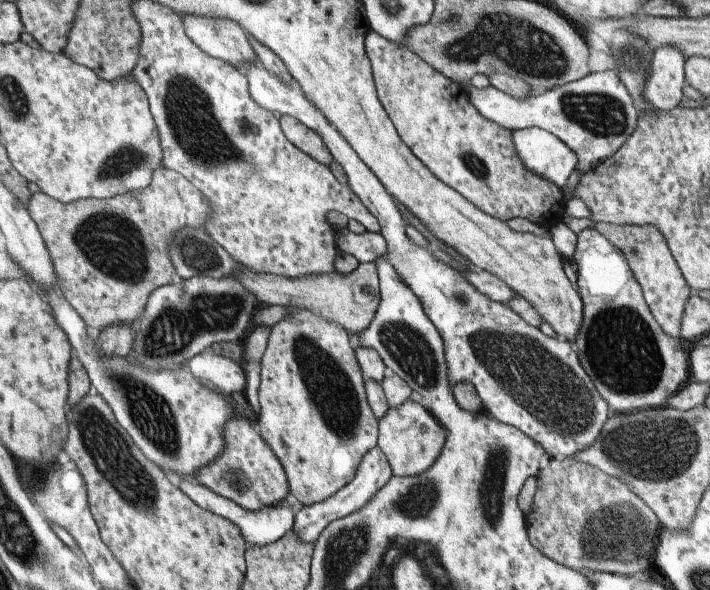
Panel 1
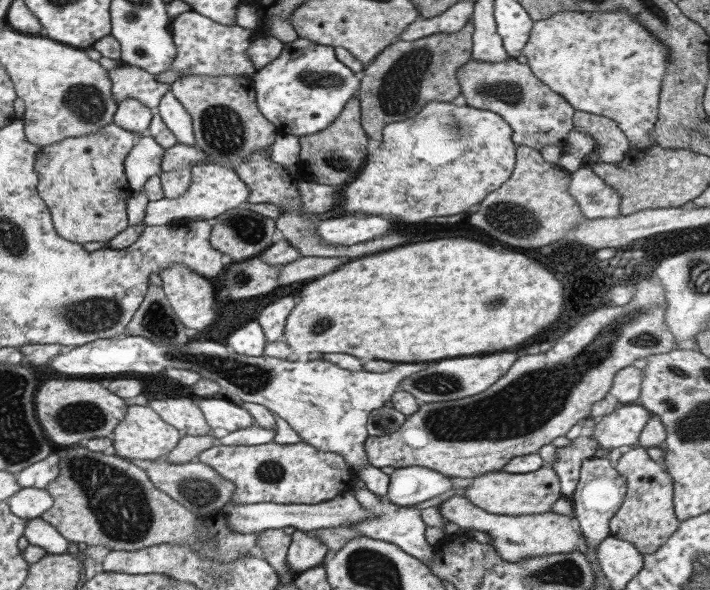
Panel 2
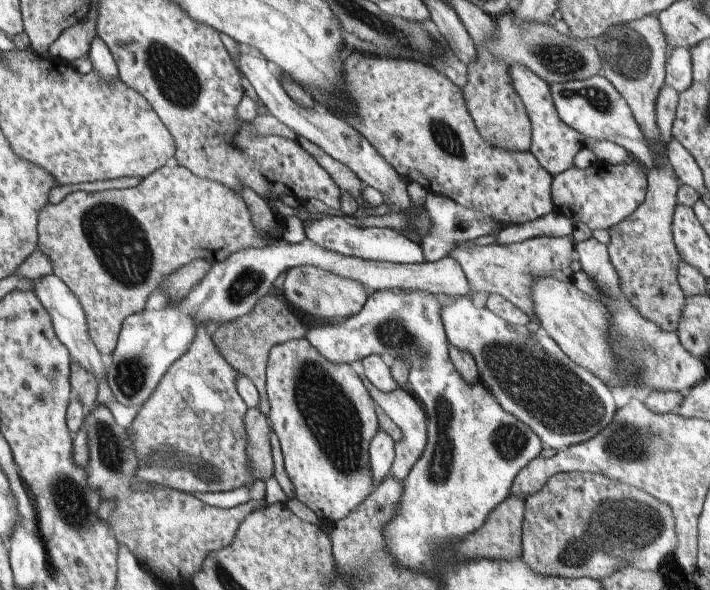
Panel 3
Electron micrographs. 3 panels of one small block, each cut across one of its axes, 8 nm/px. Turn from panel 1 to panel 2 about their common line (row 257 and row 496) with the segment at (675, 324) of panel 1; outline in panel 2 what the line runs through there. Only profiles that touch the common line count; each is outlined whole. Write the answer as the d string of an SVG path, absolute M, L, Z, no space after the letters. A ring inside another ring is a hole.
M643 447L625 452L613 465L614 470L625 480L625 498L621 507L609 520L610 536L631 542L641 554L659 550L663 541L679 526L674 516L672 500L672 479L664 472L661 465L650 460Z

